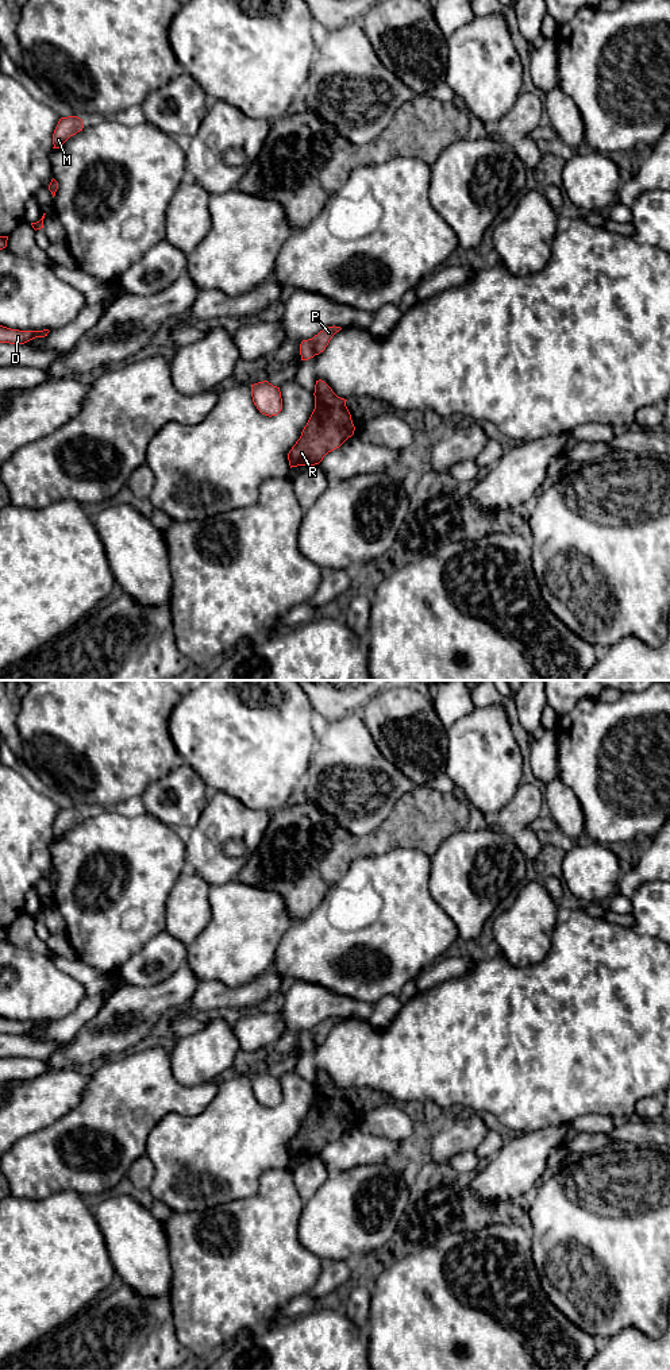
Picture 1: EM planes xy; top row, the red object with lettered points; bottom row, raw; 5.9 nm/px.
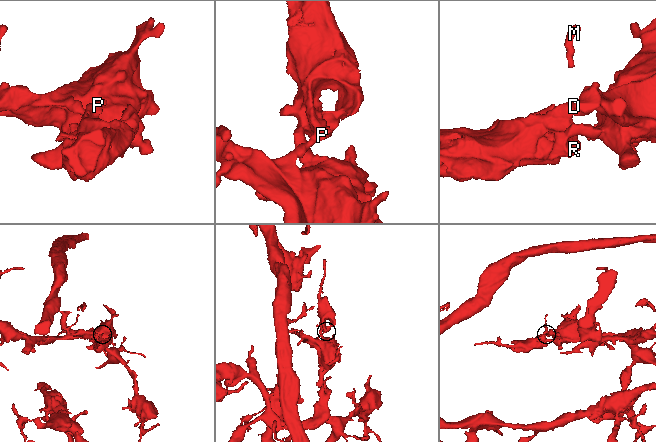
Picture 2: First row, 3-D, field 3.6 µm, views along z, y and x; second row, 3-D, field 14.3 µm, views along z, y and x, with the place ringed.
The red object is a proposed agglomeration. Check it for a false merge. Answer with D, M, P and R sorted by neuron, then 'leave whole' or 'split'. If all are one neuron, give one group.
groups D M / P R; split

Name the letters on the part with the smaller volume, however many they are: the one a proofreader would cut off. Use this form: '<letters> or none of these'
P, R

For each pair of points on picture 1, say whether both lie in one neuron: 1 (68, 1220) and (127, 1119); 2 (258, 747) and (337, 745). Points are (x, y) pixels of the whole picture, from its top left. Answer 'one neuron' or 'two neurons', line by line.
1: two neurons
2: two neurons

